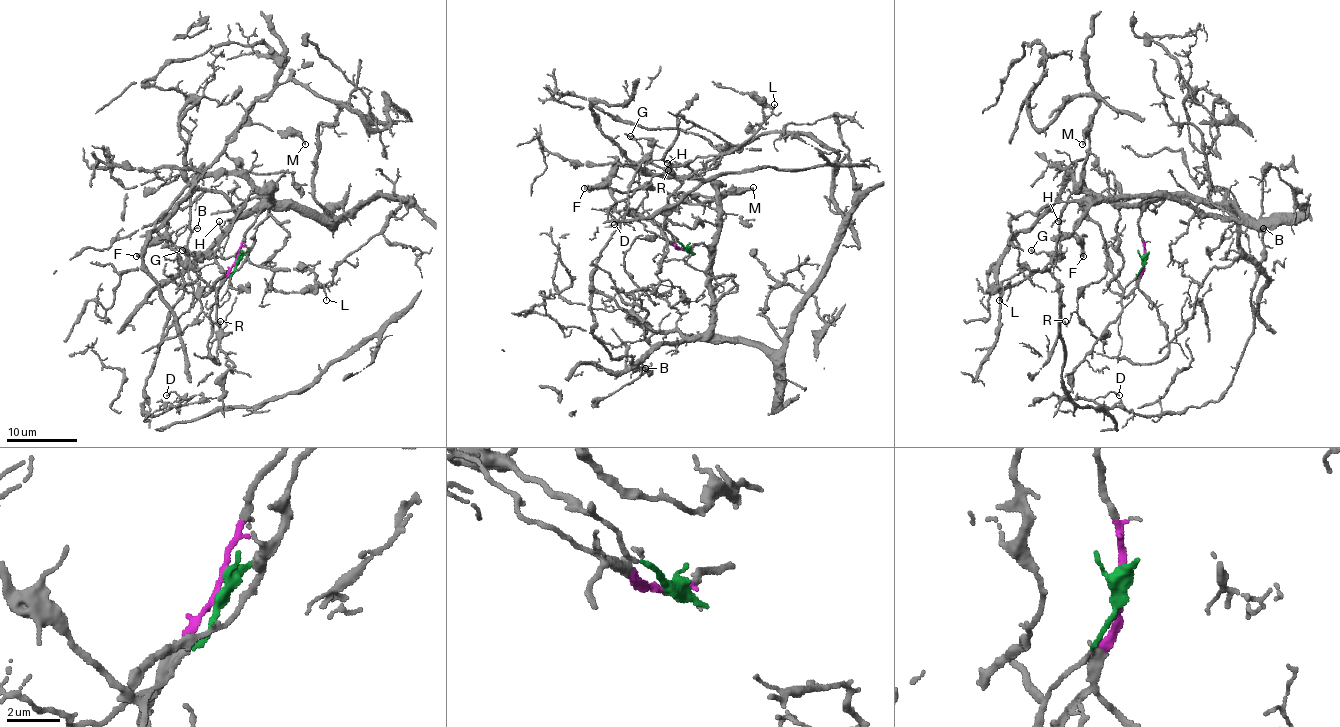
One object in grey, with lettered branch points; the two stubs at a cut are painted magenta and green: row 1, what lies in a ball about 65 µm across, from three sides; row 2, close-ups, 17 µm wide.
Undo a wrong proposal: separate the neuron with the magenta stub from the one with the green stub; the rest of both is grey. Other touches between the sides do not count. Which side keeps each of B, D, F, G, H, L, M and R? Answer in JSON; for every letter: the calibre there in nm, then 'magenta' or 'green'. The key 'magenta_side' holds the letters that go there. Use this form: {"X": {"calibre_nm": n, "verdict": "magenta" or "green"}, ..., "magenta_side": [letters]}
{"B": {"calibre_nm": 100, "verdict": "magenta"}, "D": {"calibre_nm": 70, "verdict": "magenta"}, "F": {"calibre_nm": 240, "verdict": "green"}, "G": {"calibre_nm": 130, "verdict": "green"}, "H": {"calibre_nm": 110, "verdict": "magenta"}, "L": {"calibre_nm": 110, "verdict": "green"}, "M": {"calibre_nm": 150, "verdict": "green"}, "R": {"calibre_nm": 140, "verdict": "green"}, "magenta_side": ["B", "D", "H"]}

